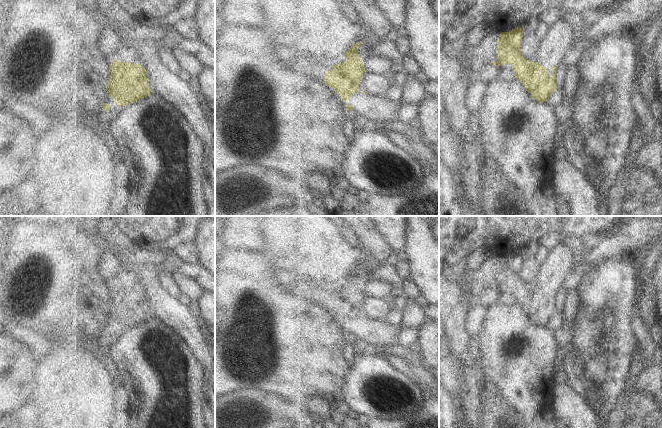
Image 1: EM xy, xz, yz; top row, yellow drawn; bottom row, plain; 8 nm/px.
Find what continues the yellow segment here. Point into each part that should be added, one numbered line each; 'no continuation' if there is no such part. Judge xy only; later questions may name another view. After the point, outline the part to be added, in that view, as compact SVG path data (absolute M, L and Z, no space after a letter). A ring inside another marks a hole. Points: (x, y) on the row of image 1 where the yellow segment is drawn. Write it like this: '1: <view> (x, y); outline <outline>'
1: xy (124, 54); outline M121 47L114 55L115 60L137 64L137 59L133 51L128 47Z

